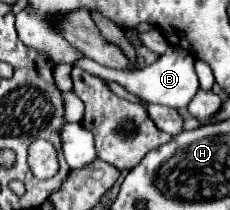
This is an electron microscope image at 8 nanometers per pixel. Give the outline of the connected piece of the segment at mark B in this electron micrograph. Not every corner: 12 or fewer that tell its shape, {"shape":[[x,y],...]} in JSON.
{"shape":[[170,46],[140,70],[106,68],[85,56],[74,66],[118,82],[144,104],[174,110],[194,98],[192,54]]}

